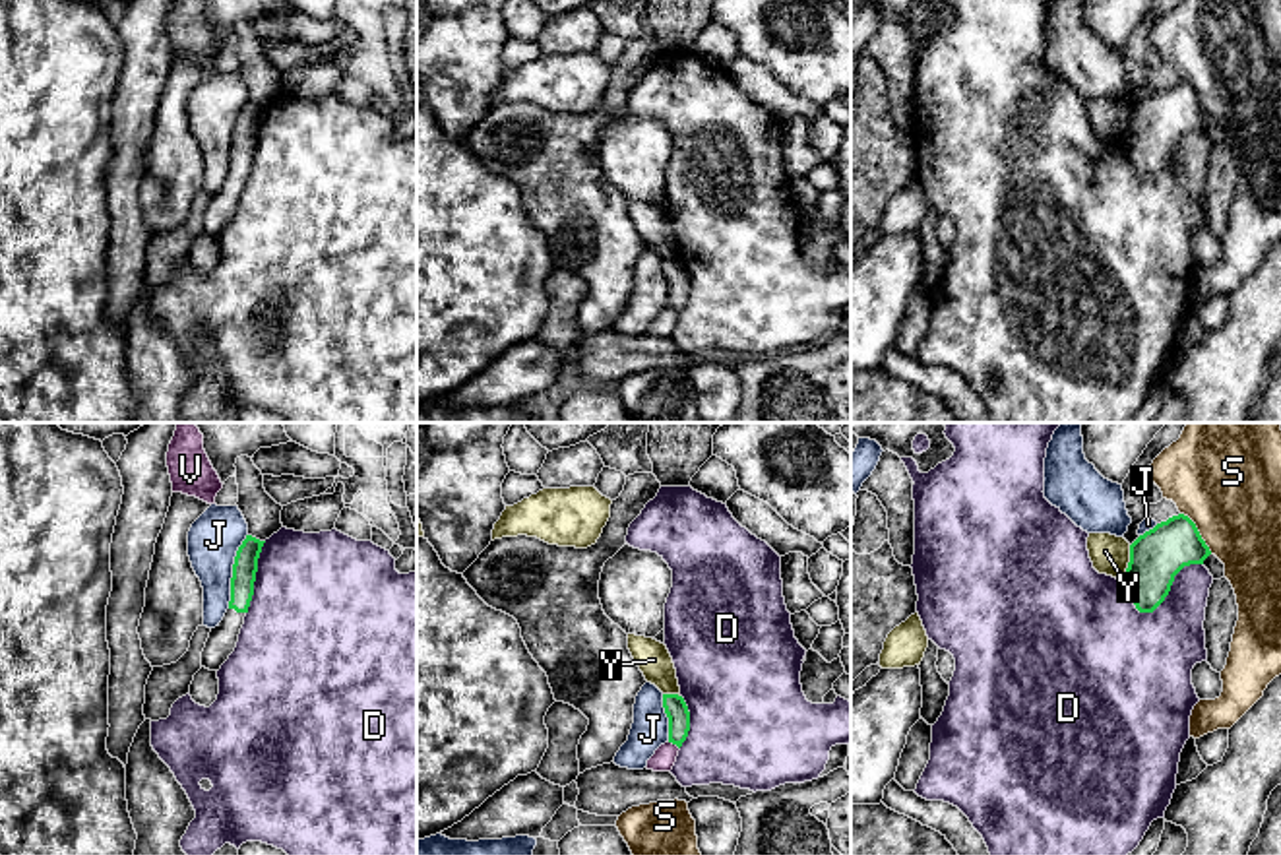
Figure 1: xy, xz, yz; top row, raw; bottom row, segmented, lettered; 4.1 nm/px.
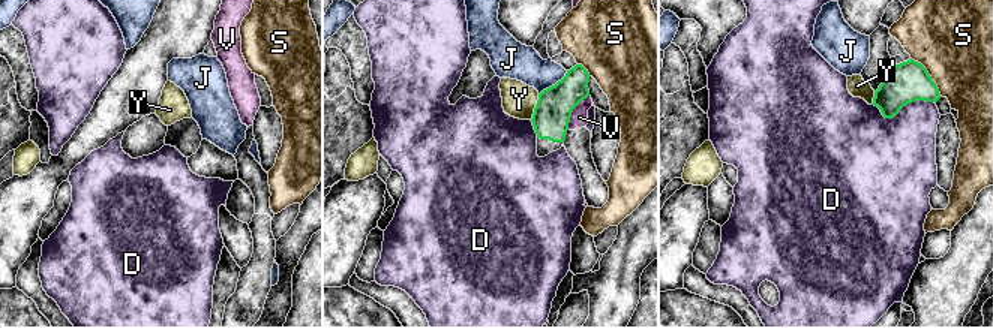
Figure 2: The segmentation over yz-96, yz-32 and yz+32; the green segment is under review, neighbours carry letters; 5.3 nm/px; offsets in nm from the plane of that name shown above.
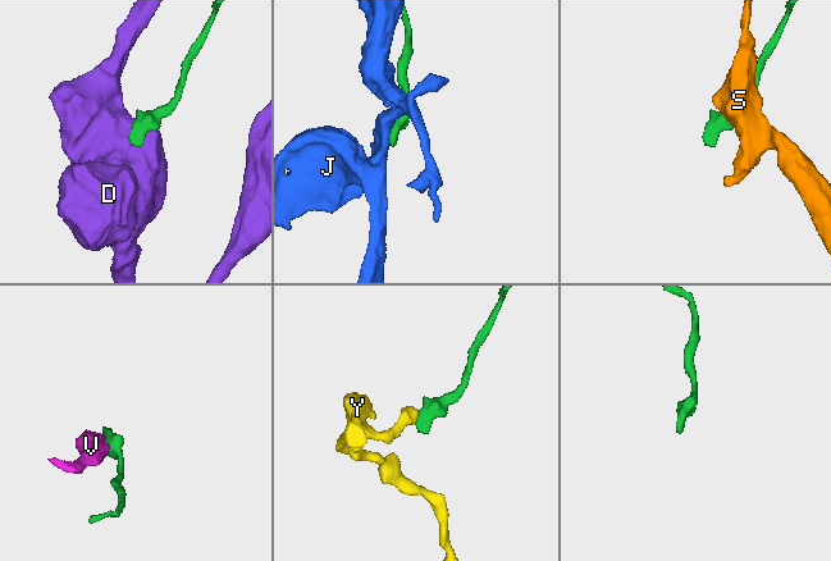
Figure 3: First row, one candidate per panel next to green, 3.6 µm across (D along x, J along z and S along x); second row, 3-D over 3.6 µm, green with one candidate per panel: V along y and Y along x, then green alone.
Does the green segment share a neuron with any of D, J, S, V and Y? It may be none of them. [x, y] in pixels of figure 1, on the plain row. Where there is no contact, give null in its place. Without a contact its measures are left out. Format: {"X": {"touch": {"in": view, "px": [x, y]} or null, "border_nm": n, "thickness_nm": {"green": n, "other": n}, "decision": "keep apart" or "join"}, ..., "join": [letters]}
{"D": {"touch": {"in": "yz", "px": [1165, 161]}, "border_nm": 340, "thickness_nm": {"green": 220, "other": 360}, "decision": "keep apart"}, "J": {"touch": {"in": "xy", "px": [233, 136]}, "border_nm": 320, "thickness_nm": {"green": 100, "other": 220}, "decision": "keep apart"}, "S": {"touch": {"in": "yz", "px": [1198, 97]}, "border_nm": 220, "thickness_nm": {"green": 220, "other": 420}, "decision": "keep apart"}, "V": {"touch": {"in": "xz", "px": [673, 309]}, "border_nm": 70, "thickness_nm": {"green": 100, "other": 90}, "decision": "keep apart"}, "Y": {"touch": {"in": "yz", "px": [1128, 128]}, "border_nm": 150, "thickness_nm": {"green": 220, "other": 160}, "decision": "keep apart"}, "join": []}

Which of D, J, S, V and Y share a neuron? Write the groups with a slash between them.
D / J / S / V / Y

